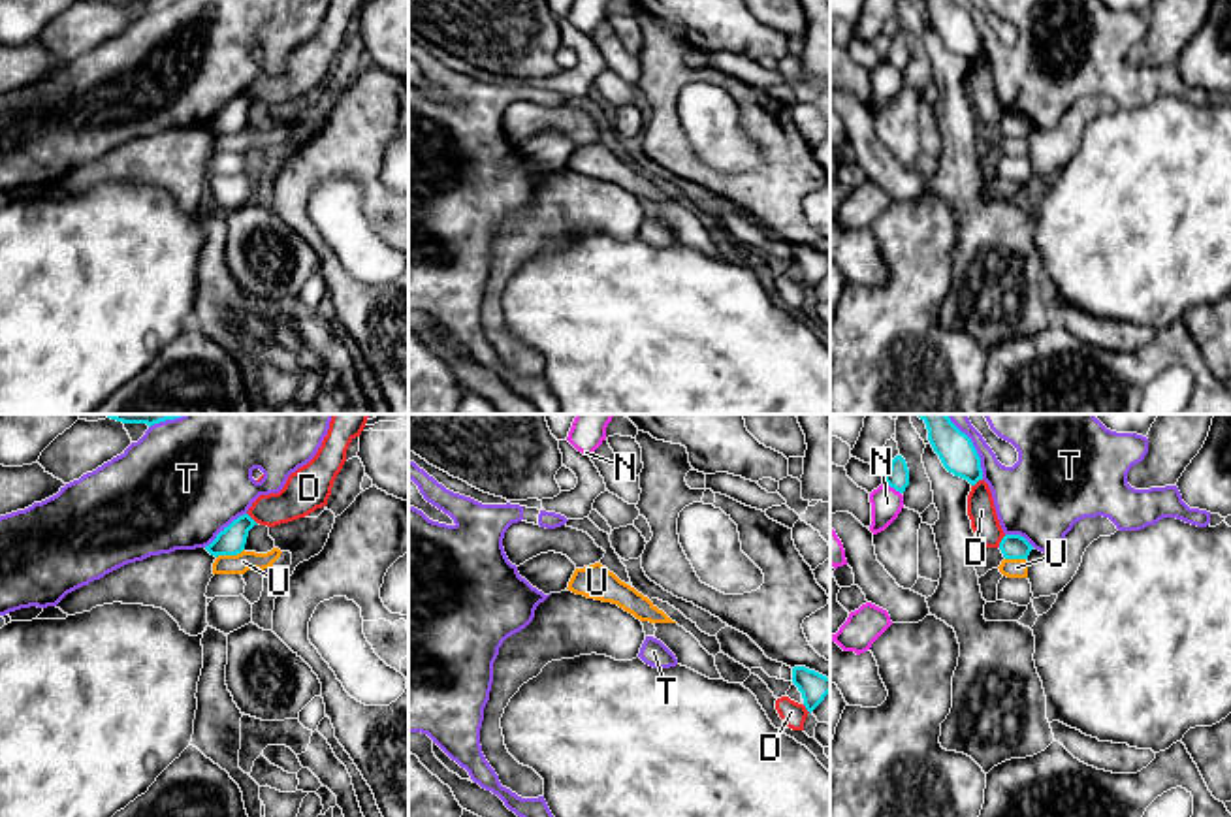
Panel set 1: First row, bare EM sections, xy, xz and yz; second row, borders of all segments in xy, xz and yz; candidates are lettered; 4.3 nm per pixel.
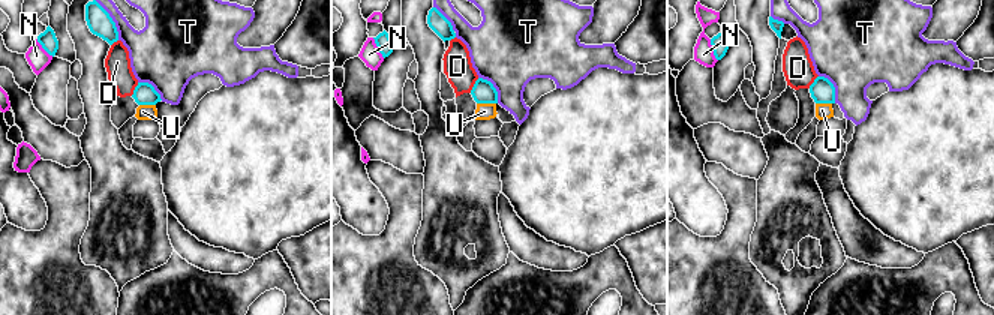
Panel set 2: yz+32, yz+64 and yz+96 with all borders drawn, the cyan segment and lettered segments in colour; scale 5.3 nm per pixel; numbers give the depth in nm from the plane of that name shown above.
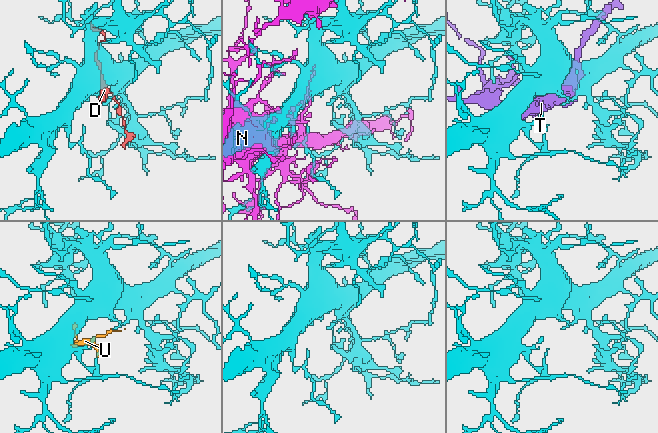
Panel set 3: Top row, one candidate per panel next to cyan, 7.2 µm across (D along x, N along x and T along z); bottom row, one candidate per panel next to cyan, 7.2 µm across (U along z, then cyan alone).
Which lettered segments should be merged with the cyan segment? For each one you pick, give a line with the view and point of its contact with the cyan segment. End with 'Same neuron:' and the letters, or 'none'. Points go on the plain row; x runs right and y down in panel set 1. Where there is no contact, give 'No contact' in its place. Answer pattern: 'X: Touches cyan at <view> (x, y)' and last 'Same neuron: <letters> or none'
Same neuron: none

